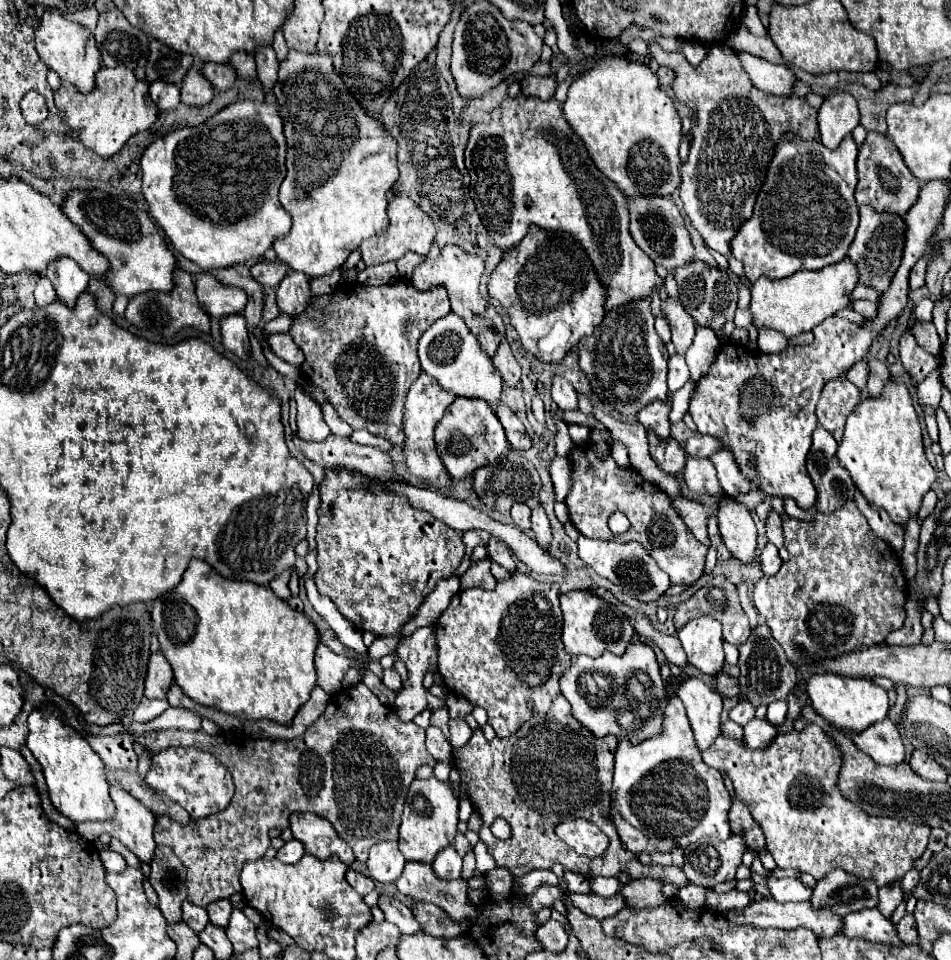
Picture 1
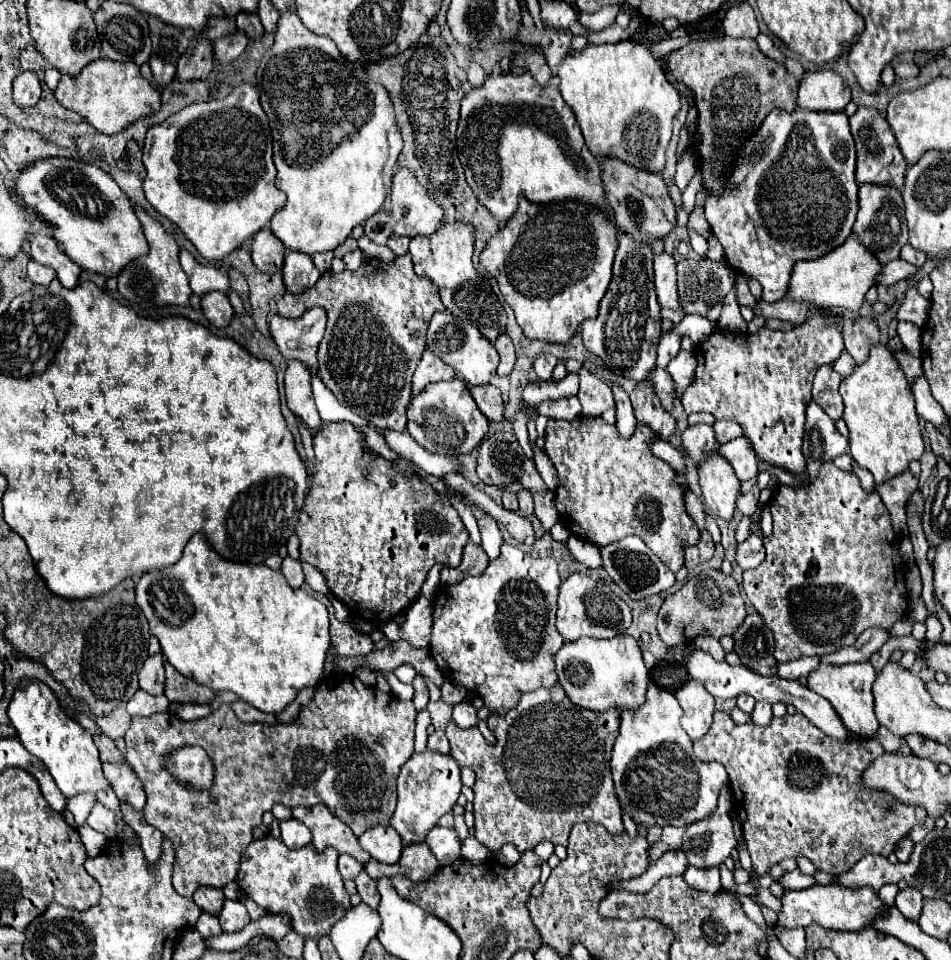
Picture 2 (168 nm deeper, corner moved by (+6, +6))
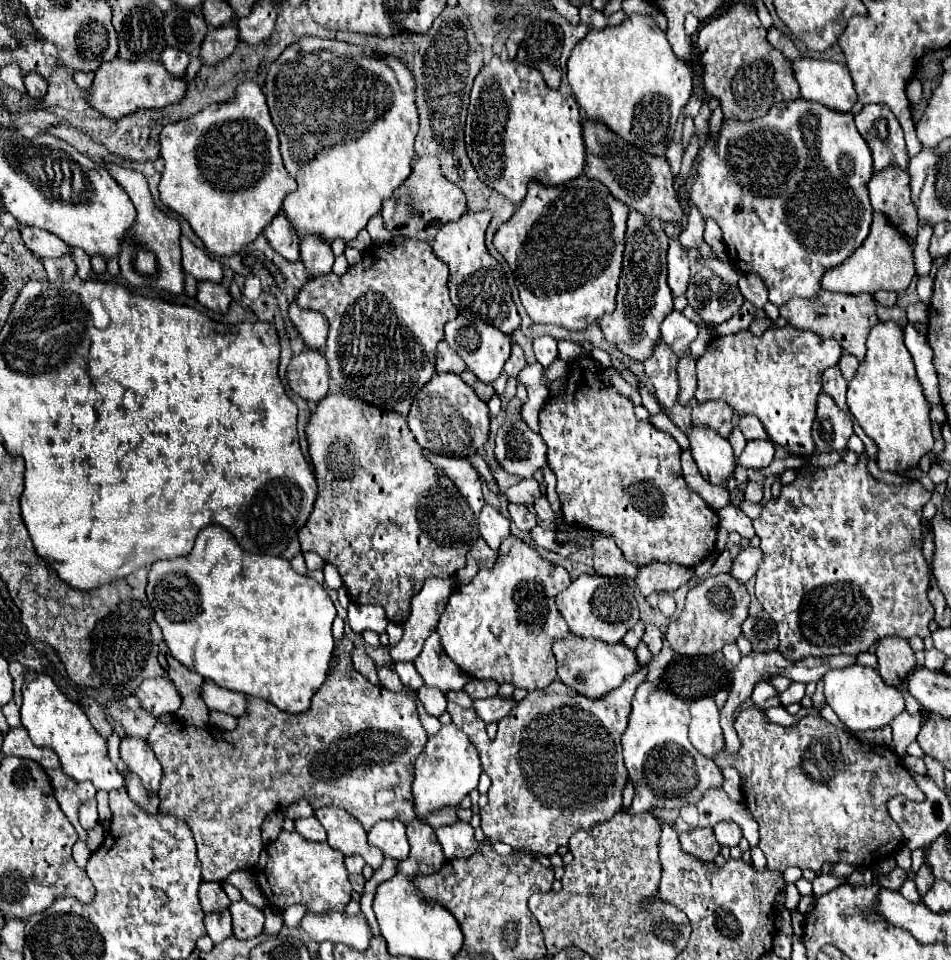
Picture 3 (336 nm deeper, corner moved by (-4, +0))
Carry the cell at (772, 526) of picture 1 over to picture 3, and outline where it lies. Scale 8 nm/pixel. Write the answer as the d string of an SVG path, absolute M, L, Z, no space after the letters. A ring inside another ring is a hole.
M750 482L750 484L746 486L746 490L744 490L744 496L746 496L746 500L748 500L748 502L758 504L758 502L764 498L762 484L758 484L758 482Z

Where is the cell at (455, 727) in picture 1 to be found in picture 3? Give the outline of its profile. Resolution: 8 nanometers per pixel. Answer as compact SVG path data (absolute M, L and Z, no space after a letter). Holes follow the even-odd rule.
M492 696L492 698L486 698L486 700L474 700L472 708L480 716L480 720L484 720L486 724L490 724L490 722L502 720L514 708L514 704L516 702L512 698L500 700L498 696Z

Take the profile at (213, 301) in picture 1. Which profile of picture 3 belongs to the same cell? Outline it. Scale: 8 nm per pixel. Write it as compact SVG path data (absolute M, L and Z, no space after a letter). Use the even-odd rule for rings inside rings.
M186 236L180 238L182 242L182 268L186 274L192 274L198 282L222 282L222 266L210 258L204 250L196 248Z

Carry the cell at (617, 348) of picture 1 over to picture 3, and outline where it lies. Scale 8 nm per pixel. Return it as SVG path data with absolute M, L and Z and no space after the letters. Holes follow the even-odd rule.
M632 210L628 216L624 268L618 282L616 308L600 320L600 330L606 342L636 362L644 362L652 356L652 348L656 348L660 340L660 324L674 310L672 294L666 284L666 252L668 238L664 234L664 224L658 218L644 218Z

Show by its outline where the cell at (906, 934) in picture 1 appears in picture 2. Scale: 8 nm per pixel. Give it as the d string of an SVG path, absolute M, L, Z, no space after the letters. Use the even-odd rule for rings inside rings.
M906 886L896 896L896 908L910 920L918 920L918 914L922 912L922 892L918 888Z

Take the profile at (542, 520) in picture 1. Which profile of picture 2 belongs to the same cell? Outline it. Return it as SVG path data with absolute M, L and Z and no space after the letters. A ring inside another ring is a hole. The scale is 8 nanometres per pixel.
M522 488L522 490L518 492L518 502L520 502L520 512L522 512L524 516L532 516L532 514L534 514L534 498L532 498L530 490Z

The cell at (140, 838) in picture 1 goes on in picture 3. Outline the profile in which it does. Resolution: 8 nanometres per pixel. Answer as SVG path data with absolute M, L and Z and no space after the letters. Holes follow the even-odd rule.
M124 736L120 742L120 756L128 770L142 780L142 786L148 794L156 794L162 780L162 768L154 752L148 748L144 738Z

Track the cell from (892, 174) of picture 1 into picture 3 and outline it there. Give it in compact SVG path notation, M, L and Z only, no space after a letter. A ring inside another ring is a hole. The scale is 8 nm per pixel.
M868 104L862 108L860 114L854 116L854 120L858 132L872 152L874 172L880 172L888 166L908 168L904 134L900 122L890 112L890 108L884 108L880 104Z

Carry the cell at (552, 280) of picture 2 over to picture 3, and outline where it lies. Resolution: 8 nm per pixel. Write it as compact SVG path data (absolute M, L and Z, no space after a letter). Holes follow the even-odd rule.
M580 176L560 188L546 188L536 182L528 184L524 202L516 208L514 216L498 228L492 246L504 256L510 270L514 272L522 306L536 324L552 324L570 332L578 332L612 312L616 284L622 270L628 212L630 208L614 200L604 184L586 176Z

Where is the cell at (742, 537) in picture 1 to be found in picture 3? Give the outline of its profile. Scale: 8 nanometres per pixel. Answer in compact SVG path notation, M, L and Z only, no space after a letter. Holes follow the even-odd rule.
M690 428L690 452L698 464L698 470L710 484L724 486L736 470L734 452L726 438L708 428Z

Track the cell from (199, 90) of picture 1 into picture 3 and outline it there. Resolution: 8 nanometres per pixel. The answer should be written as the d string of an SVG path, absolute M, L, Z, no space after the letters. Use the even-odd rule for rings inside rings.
M228 24L226 28L210 28L202 48L200 60L202 64L220 64L224 62L238 44L238 28L236 24Z

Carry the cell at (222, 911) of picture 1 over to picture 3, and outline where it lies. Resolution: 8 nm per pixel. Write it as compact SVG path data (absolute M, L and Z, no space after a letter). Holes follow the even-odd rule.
M202 882L200 884L200 904L202 910L208 912L222 912L230 908L230 898L226 896L220 882Z

